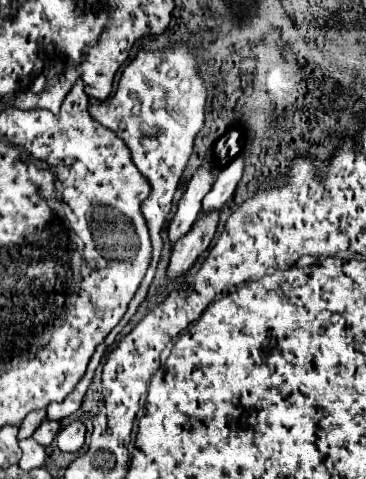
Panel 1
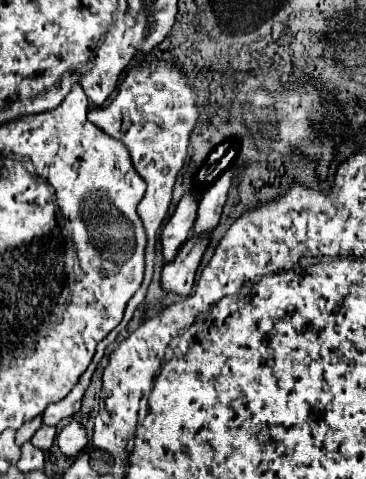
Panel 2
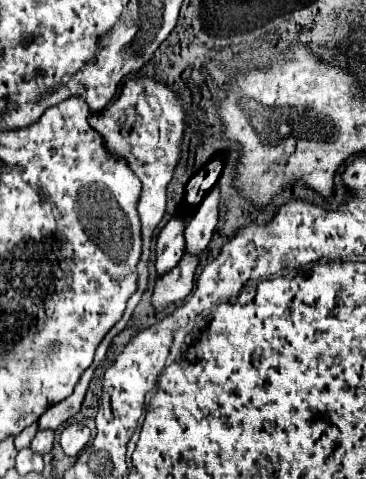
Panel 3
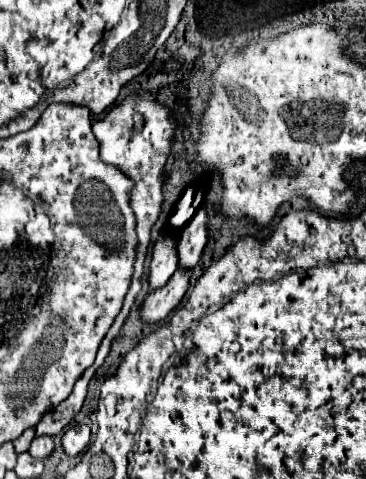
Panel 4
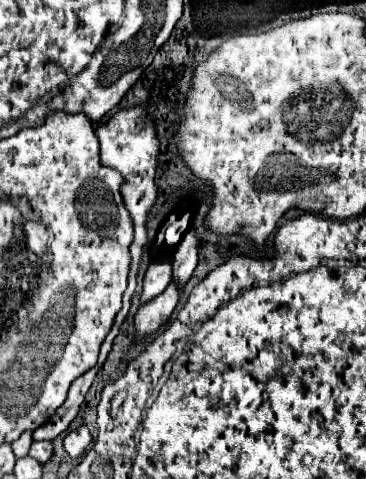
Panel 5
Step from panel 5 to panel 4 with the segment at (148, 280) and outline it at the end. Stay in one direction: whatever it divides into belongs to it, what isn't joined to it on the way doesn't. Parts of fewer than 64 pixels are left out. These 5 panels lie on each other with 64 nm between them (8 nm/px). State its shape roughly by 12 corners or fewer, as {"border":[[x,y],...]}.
{"border":[[164,230],[150,262],[150,290],[178,268],[178,234]]}

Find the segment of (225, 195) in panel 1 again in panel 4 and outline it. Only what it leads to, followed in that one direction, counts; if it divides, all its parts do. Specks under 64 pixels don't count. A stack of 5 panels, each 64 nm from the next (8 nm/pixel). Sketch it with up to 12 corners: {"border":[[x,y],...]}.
{"border":[[200,206],[178,240],[180,266],[194,268],[208,242],[208,210]]}

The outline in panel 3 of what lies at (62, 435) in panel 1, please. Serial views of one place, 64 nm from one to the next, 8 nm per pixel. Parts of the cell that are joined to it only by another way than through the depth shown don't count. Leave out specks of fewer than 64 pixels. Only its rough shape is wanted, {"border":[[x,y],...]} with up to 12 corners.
{"border":[[70,424],[60,434],[60,446],[76,456],[90,442],[84,424]]}

